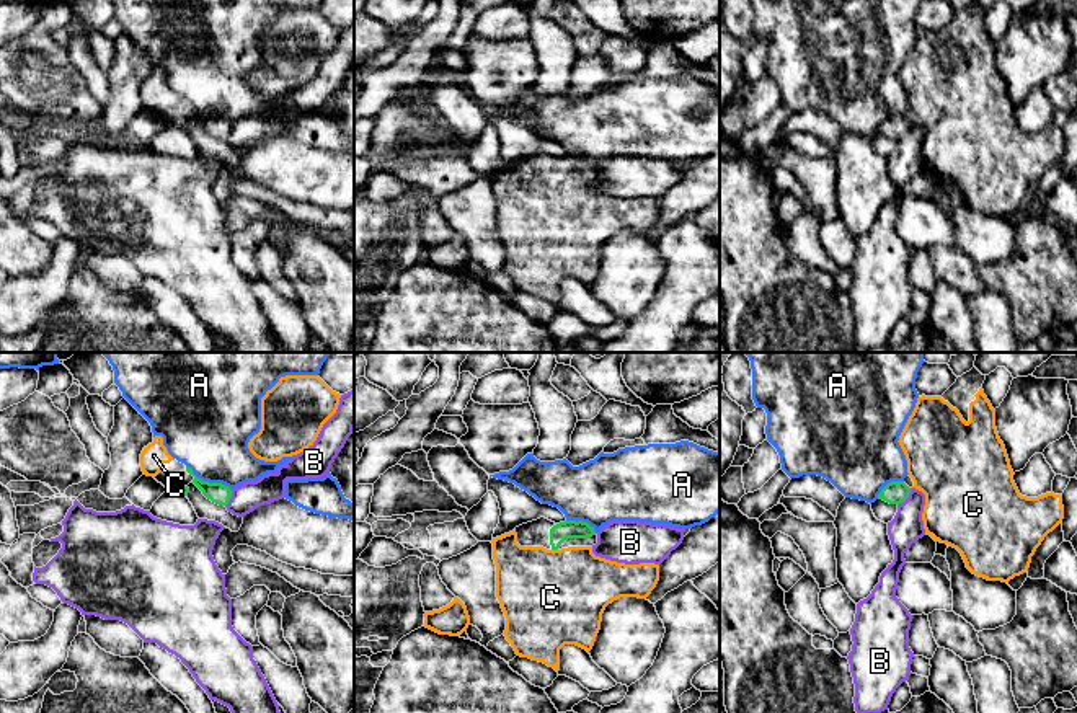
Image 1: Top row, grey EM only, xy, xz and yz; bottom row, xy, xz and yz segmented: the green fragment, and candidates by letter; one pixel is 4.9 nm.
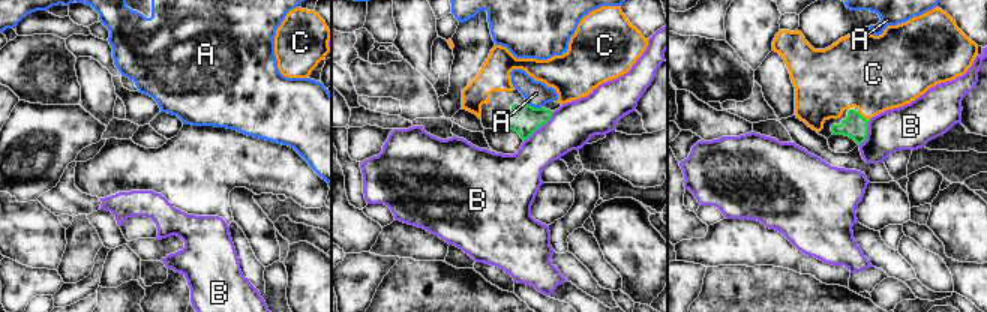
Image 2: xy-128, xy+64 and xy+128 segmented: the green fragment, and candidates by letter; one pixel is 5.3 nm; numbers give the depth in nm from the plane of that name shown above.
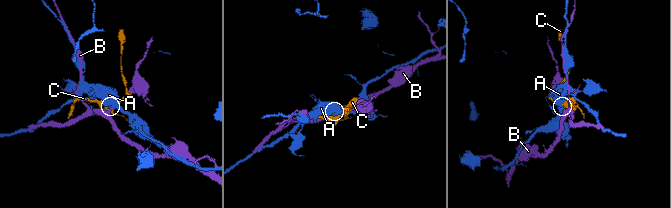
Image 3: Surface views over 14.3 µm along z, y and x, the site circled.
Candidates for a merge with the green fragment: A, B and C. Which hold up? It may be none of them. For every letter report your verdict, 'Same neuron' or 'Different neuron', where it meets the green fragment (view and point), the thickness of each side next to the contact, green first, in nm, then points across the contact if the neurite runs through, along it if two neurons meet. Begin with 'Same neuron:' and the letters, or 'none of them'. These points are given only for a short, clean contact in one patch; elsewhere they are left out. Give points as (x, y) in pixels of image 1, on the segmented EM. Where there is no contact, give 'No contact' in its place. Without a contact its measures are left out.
Same neuron: C
A: Different neuron. Touches green at xy (208, 482). Thickness 100 nm (green) against 400 nm. Boundary: xy (186, 465), (203, 480), (221, 482), (230, 490)
B: Different neuron. Touches green at yz (906, 498). Thickness 110 nm (green) against 160 nm. Boundary: yz (911, 488), (909, 495), (898, 504)
C: Same neuron. Touches green at xz (555, 549). Thickness 100 nm (green) against 480 nm. Path across: xz (570, 529), (555, 549), (550, 597)

